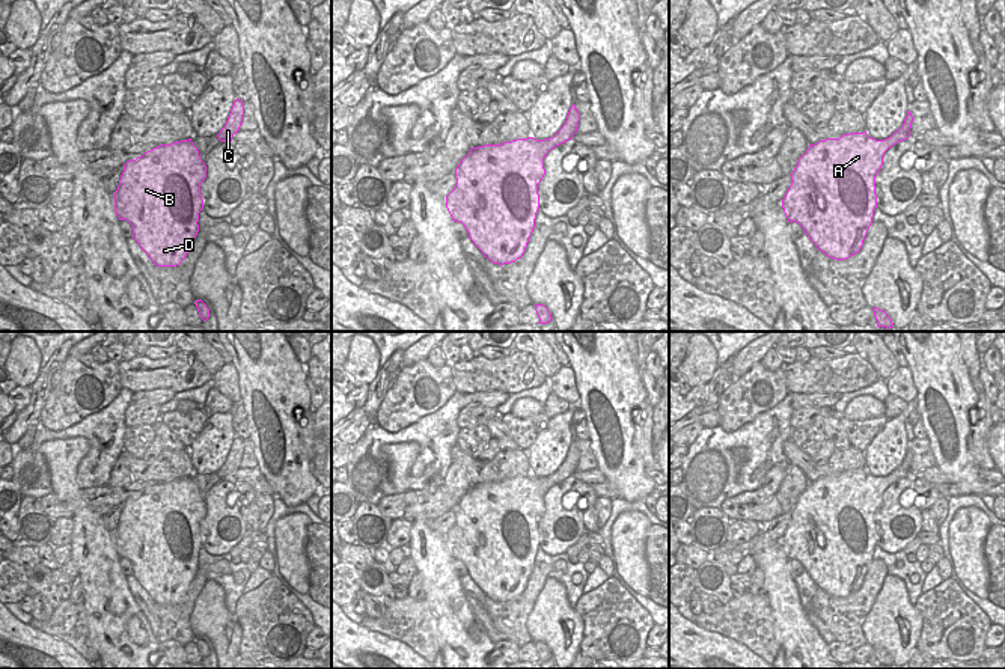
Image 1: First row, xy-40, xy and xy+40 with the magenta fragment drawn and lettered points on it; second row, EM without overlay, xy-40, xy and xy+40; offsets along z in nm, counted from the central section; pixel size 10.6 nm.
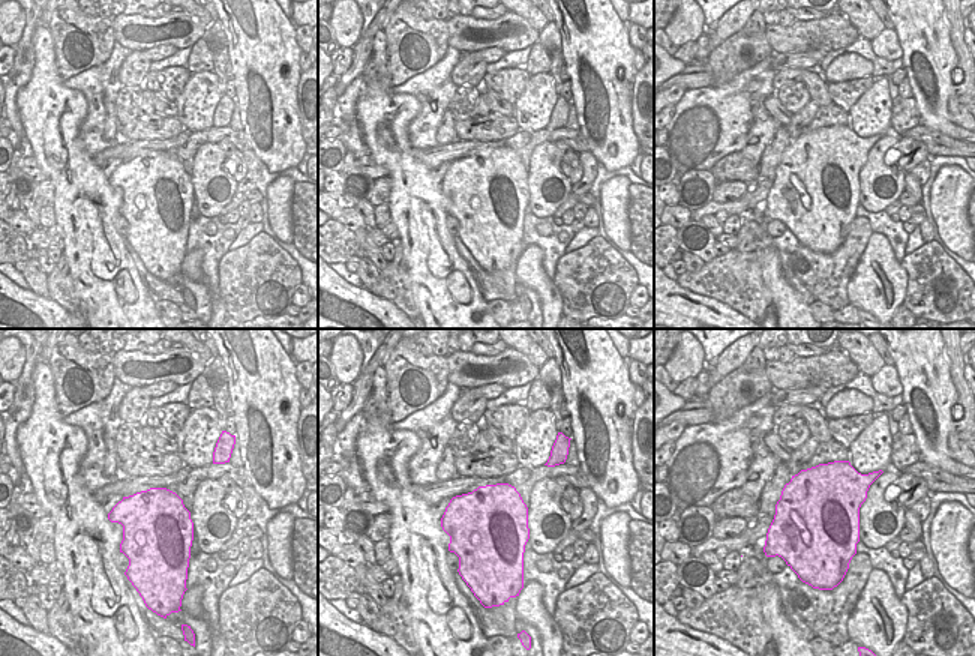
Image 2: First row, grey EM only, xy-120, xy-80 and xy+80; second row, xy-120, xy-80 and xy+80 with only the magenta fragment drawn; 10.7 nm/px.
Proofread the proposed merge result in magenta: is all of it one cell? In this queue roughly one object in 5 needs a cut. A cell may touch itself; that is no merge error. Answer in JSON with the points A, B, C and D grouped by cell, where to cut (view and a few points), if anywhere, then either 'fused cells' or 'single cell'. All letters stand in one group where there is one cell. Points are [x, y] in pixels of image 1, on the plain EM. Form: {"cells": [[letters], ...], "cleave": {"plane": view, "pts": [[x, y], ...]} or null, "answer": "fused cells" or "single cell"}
{"cells": [["A", "B", "C", "D"]], "cleave": null, "answer": "single cell"}

